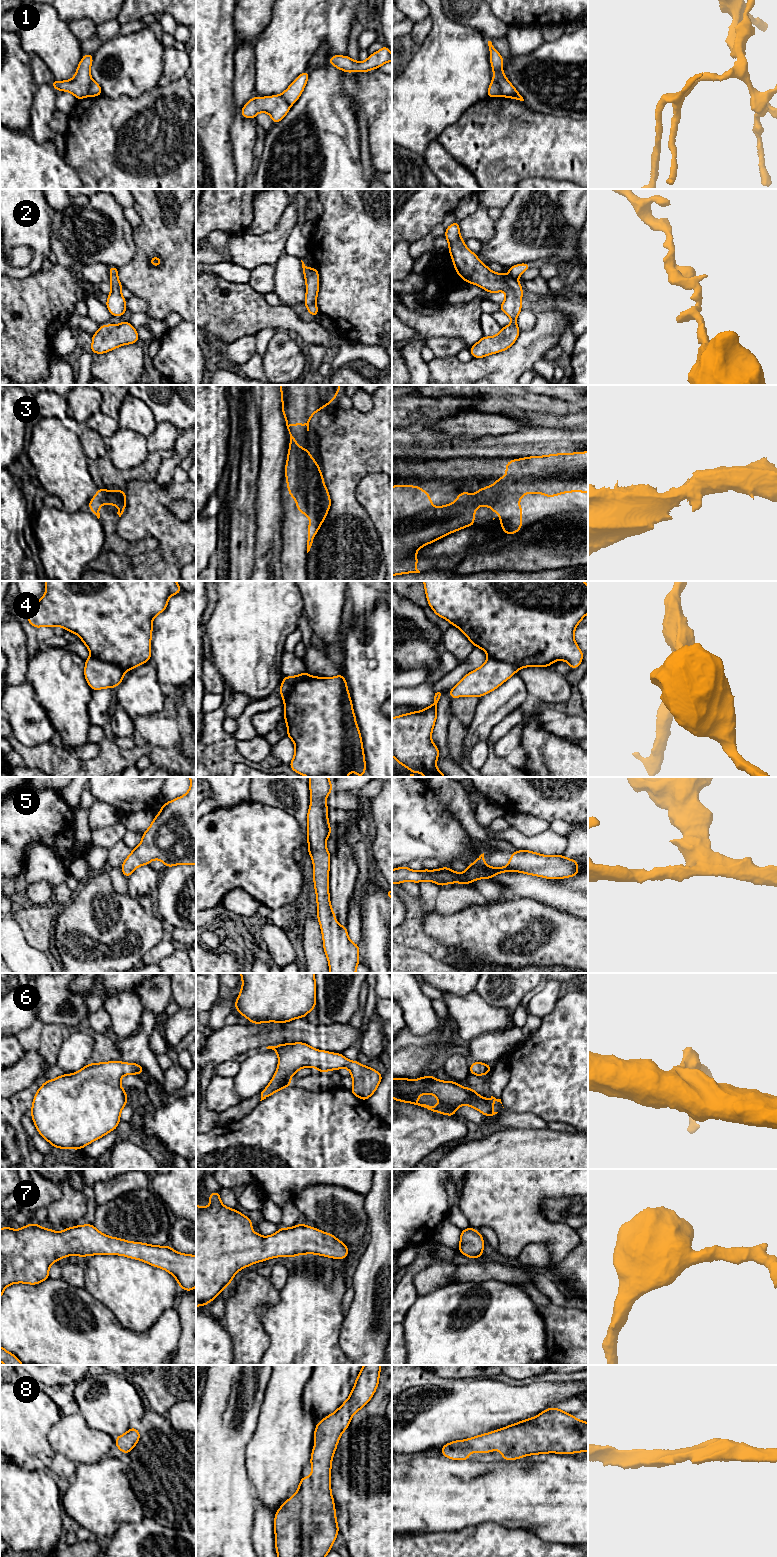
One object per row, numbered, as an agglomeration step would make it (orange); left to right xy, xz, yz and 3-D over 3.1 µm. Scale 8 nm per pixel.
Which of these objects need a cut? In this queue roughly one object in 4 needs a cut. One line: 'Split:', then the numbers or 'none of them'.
Split: 1, 4

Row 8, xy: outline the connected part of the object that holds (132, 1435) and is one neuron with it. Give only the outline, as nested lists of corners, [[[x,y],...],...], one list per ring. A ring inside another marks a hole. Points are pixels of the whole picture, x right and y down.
[[[133,1426],[125,1434],[115,1437],[115,1446],[124,1454],[129,1454],[139,1441],[140,1436],[140,1432]]]

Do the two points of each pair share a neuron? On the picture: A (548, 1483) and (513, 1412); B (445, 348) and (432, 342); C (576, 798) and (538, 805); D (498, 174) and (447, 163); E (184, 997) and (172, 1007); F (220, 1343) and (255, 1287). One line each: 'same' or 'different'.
A: different
B: same
C: same
D: different
E: different
F: different

